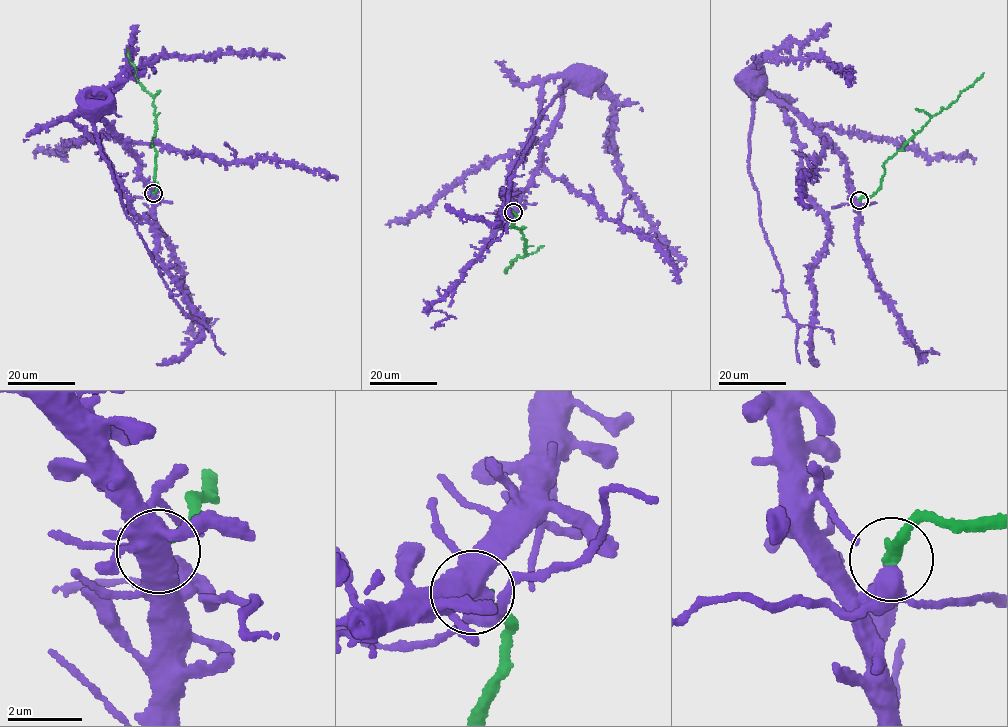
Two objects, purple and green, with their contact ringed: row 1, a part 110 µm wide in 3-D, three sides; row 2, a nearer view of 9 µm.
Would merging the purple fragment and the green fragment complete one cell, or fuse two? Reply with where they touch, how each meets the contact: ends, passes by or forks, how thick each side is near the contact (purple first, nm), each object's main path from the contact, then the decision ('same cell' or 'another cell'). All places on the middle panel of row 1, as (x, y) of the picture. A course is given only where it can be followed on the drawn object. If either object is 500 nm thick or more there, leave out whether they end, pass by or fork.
(513, 212) | purple passes by | green ends | 320/320 nm | purple via (513, 211), (529, 187), (569, 81), (558, 86), (537, 117), (509, 178), (507, 224), (485, 223), (445, 204) | green via (513, 212), (516, 220), (511, 227), (524, 227), (521, 232), (526, 251), (525, 256), (512, 260), (506, 273) | another cell

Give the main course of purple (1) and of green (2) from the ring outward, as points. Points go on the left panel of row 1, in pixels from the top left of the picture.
1: (153, 194), (139, 160), (92, 116), (125, 215), (170, 297), (190, 317), (205, 317), (189, 349), (157, 364)
2: (153, 194), (159, 188), (152, 140), (155, 109), (152, 96), (138, 83), (127, 48)

